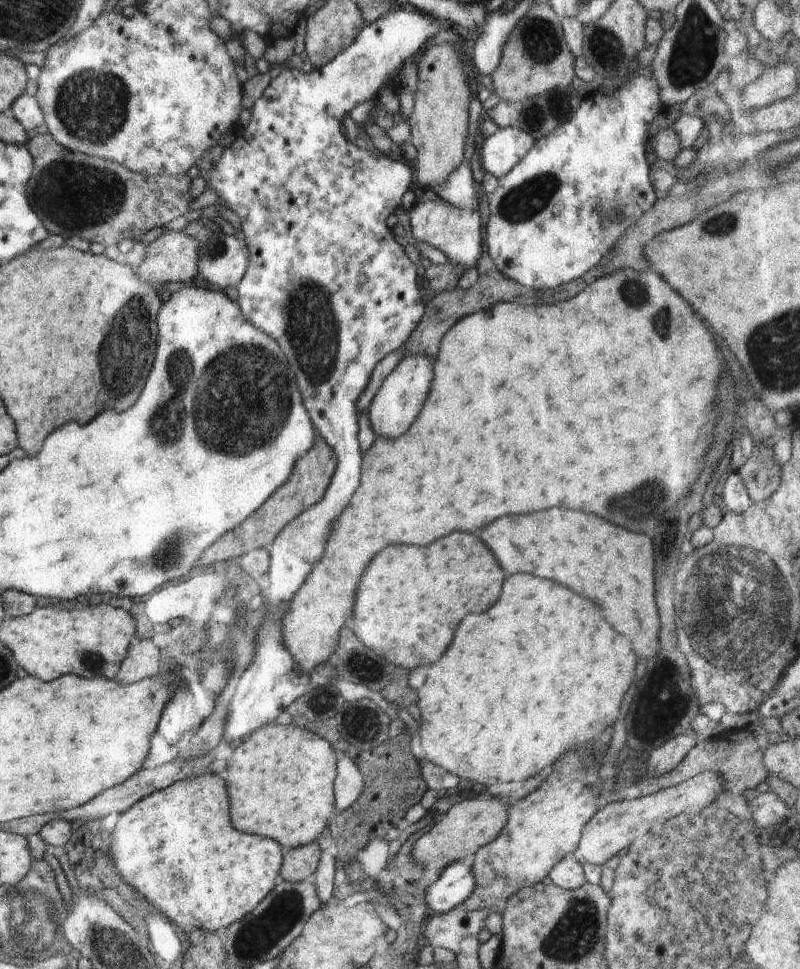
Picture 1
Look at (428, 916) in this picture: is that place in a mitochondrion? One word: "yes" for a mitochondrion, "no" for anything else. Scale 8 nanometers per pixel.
no

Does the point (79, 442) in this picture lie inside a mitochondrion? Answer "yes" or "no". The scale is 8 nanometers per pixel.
no

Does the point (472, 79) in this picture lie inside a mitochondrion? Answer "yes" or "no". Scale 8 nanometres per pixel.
no

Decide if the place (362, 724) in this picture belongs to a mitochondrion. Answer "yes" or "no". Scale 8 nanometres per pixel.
yes

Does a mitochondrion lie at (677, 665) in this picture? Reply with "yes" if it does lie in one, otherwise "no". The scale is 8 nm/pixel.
yes

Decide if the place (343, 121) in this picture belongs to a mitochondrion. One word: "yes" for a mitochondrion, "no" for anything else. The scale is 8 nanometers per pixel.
no

